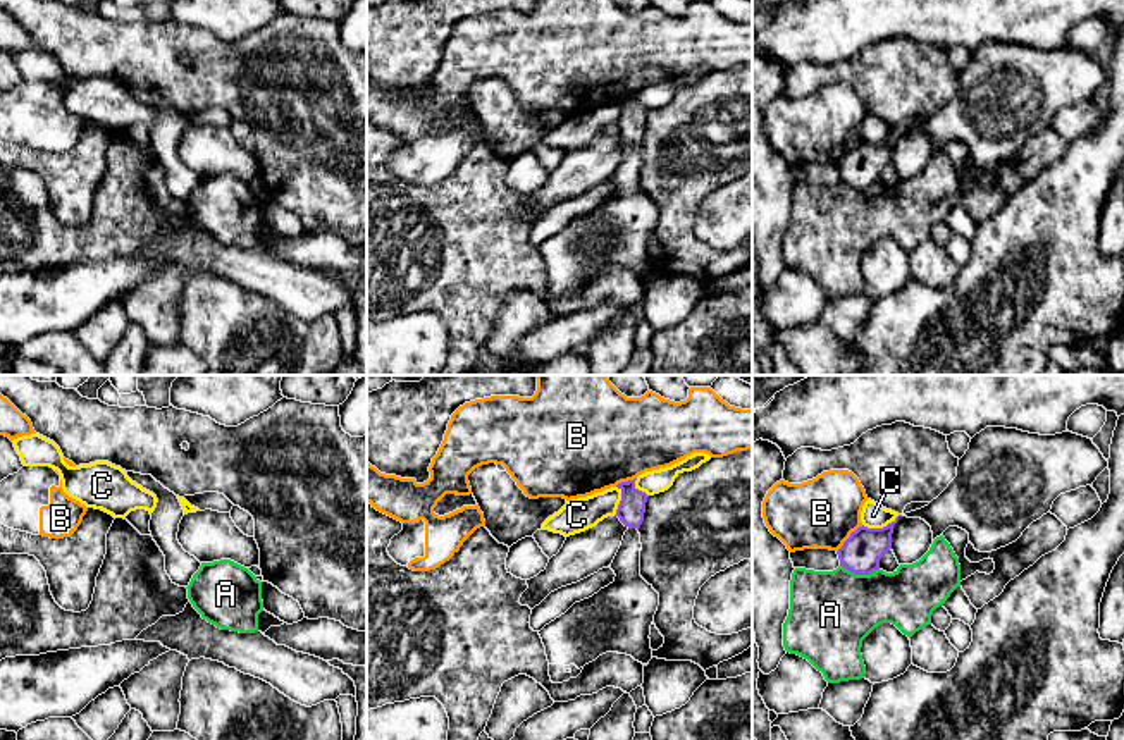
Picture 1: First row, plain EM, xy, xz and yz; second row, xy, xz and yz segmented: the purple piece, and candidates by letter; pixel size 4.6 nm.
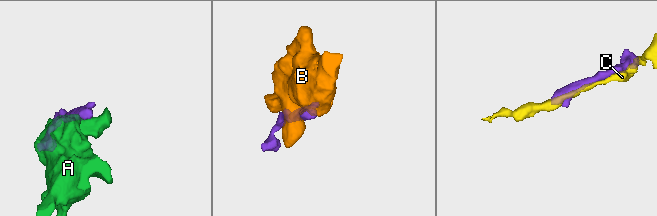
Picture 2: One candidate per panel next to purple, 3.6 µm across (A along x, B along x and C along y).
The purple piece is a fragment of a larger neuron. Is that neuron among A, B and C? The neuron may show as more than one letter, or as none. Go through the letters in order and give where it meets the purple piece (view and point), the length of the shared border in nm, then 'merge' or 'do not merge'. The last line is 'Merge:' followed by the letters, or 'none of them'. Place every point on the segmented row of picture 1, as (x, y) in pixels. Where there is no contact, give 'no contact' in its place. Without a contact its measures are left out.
A: contact yz (859, 573); length 190 nm; do not merge
B: contact yz (849, 537); length 180 nm; do not merge
C: contact yz (880, 529); length 180 nm; do not merge
Merge: none of them

